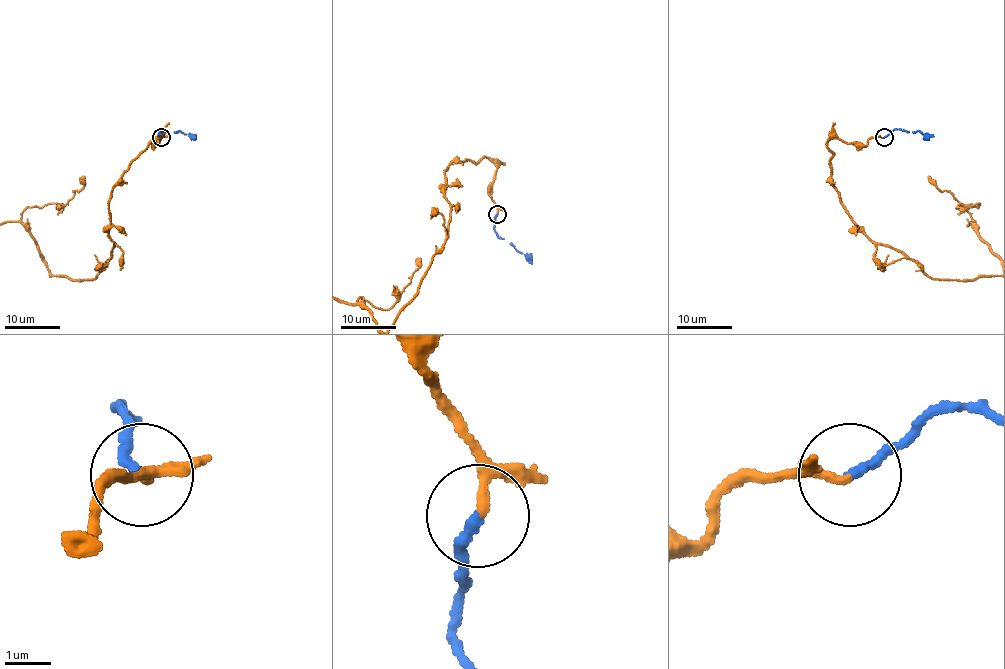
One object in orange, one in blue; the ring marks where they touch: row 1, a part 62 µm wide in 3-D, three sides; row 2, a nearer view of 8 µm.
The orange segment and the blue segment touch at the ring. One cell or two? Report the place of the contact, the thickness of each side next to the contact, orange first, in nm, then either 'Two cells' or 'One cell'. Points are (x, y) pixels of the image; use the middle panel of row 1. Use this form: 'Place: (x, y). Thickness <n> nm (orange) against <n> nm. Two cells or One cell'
Place: (497, 214). Thickness 180 nm (orange) against 220 nm. One cell

